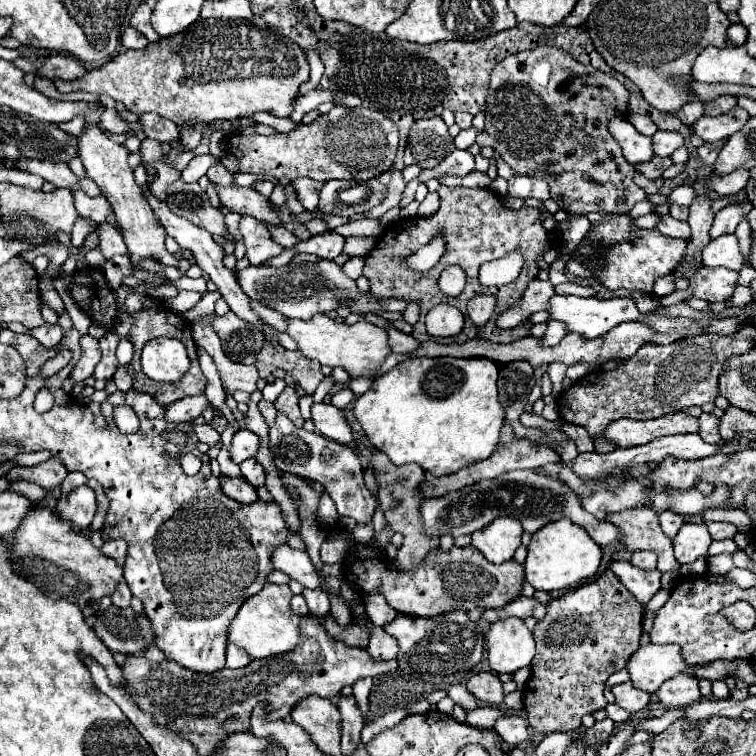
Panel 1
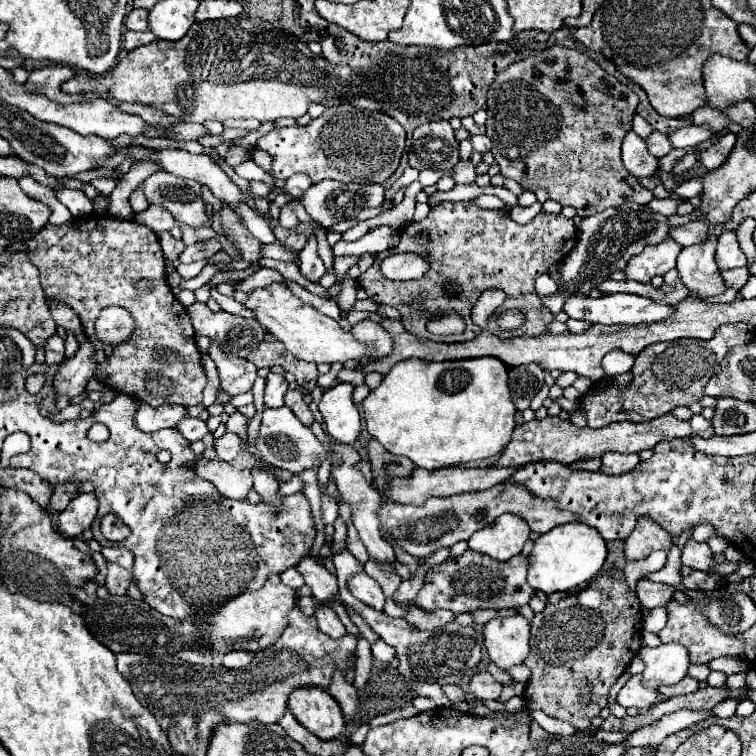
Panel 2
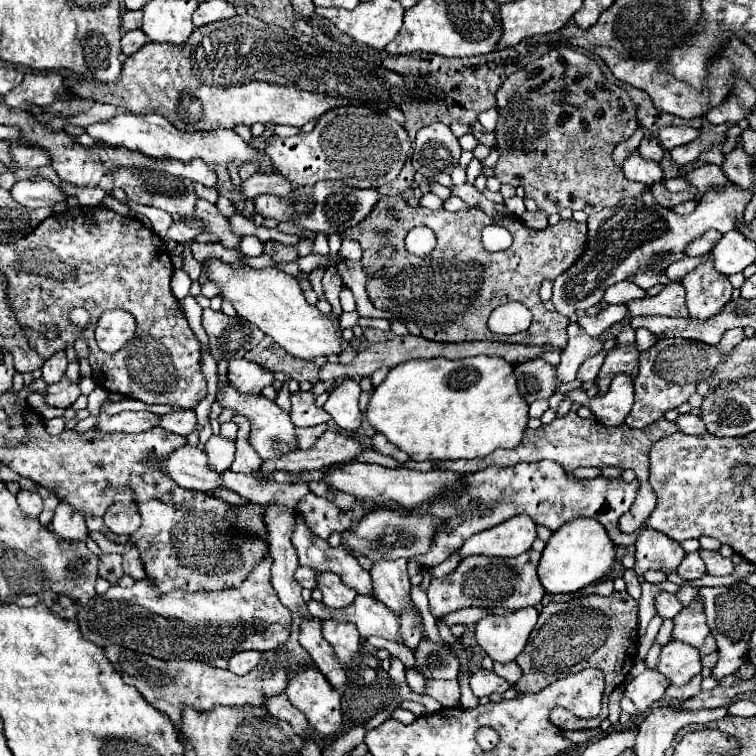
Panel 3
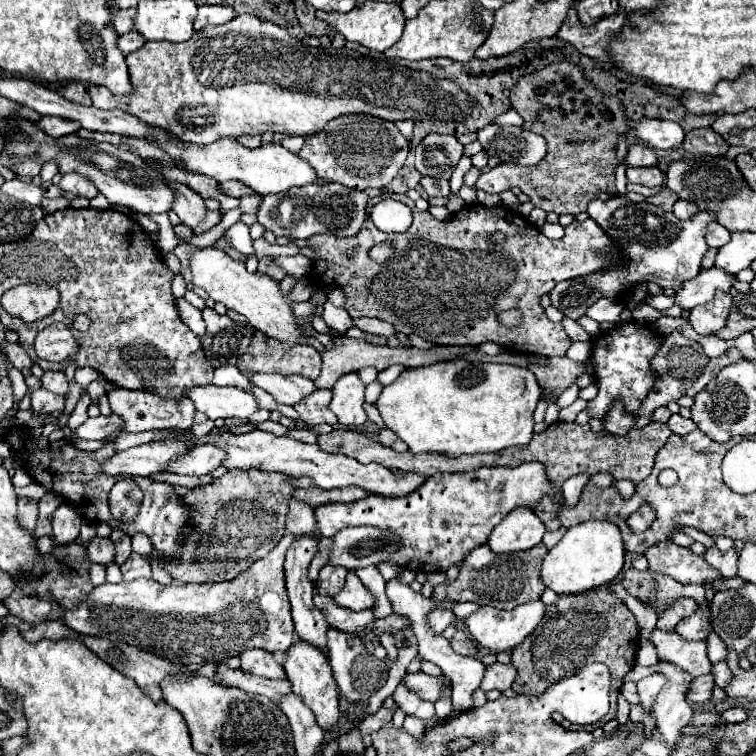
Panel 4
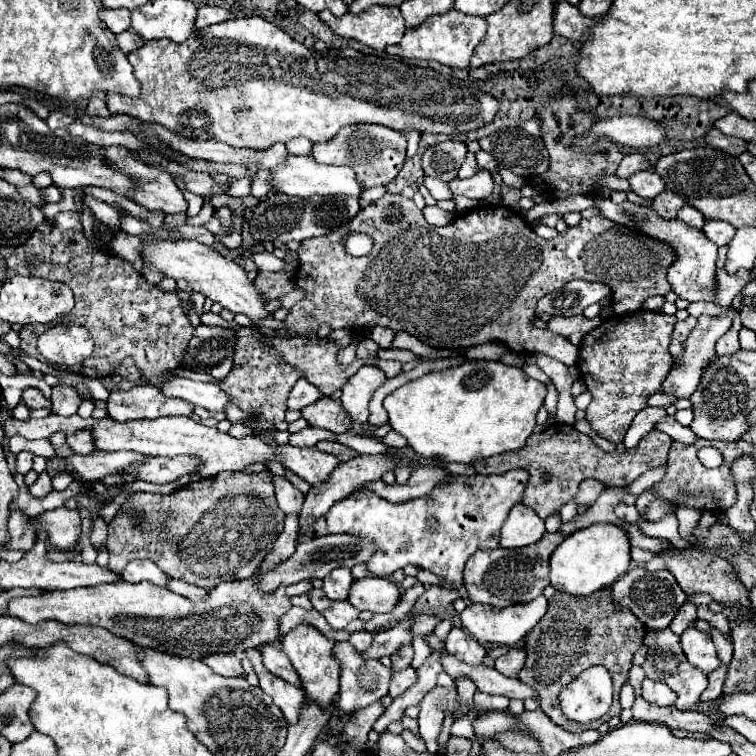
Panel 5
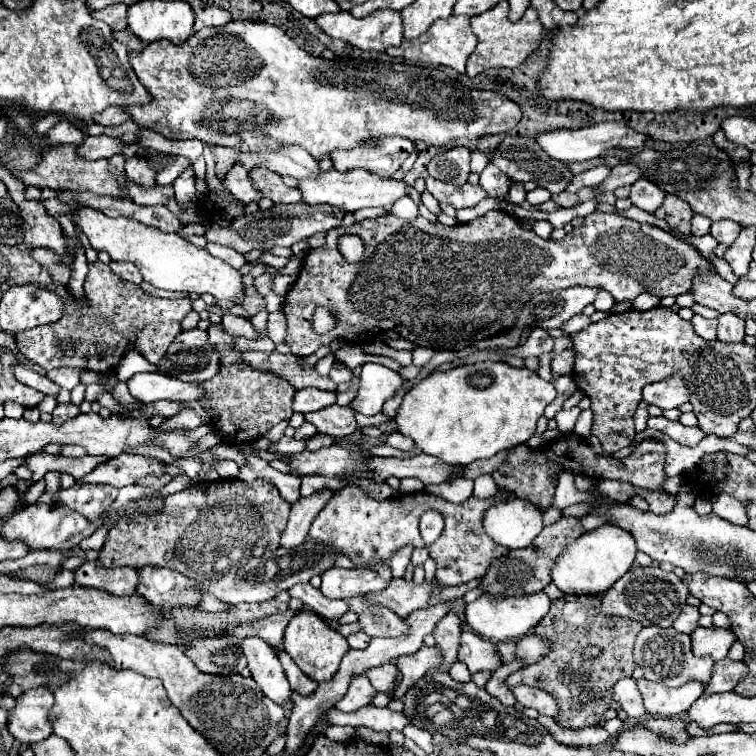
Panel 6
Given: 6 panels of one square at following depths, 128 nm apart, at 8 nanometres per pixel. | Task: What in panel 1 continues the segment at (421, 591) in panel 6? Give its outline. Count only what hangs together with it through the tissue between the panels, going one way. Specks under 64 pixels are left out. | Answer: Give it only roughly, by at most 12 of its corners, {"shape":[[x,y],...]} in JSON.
{"shape":[[286,544],[272,554],[274,568],[320,588],[320,574],[308,552]]}

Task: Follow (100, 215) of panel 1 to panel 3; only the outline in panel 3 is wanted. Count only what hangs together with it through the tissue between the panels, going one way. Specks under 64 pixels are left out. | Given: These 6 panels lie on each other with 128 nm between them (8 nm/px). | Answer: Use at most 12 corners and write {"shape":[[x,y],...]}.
{"shape":[[20,180],[12,198],[28,208],[66,200],[50,182]]}

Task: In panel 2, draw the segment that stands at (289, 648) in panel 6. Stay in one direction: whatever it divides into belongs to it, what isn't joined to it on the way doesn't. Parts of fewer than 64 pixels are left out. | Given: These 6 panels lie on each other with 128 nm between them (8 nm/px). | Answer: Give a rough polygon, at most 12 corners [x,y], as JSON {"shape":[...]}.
{"shape":[[296,688],[288,708],[320,740],[346,720],[324,688]]}

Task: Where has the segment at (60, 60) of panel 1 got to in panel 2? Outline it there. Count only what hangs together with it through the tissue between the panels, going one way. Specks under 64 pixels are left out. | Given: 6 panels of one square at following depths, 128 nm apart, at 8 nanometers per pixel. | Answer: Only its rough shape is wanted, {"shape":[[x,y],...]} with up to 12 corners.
{"shape":[[44,66],[24,84],[32,94],[54,102],[80,102],[60,86],[76,72],[68,66]]}

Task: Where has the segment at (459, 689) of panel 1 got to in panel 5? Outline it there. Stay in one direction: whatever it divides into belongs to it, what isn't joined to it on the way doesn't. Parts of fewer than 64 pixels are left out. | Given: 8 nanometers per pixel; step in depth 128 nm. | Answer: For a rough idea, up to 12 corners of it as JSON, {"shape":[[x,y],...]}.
{"shape":[[414,668],[392,674],[390,692],[396,698],[416,682]]}

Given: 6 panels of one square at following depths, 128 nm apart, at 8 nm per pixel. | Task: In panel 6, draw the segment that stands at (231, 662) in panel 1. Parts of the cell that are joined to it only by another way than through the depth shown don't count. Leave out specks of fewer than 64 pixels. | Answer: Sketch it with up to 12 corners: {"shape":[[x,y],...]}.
{"shape":[[278,652],[288,682],[294,692],[310,696],[314,682],[290,660],[286,652]]}

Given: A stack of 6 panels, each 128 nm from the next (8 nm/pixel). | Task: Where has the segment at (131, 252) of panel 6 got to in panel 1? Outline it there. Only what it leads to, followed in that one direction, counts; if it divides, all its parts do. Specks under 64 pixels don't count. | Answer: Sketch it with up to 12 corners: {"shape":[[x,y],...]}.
{"shape":[[314,314],[290,320],[298,350],[352,378],[390,354],[384,328]]}

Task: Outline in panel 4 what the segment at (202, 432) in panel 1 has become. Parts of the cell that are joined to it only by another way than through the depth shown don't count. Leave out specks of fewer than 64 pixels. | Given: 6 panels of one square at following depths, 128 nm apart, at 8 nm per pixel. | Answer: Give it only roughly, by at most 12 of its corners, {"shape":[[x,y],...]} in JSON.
{"shape":[[126,388],[108,392],[126,432],[192,428],[190,398],[164,400]]}

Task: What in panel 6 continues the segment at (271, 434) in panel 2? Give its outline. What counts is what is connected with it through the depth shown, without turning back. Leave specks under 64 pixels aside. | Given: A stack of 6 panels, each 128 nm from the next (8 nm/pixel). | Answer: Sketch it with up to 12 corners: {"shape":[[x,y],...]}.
{"shape":[[160,372],[134,374],[130,394],[156,400],[200,400],[198,382],[182,382]]}

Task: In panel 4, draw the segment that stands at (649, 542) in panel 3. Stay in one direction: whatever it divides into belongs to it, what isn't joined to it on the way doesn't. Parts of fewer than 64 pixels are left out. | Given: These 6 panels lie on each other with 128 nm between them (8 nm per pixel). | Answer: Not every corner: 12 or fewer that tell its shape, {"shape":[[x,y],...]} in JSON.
{"shape":[[672,542],[648,548],[648,570],[680,584],[720,578],[704,556]]}

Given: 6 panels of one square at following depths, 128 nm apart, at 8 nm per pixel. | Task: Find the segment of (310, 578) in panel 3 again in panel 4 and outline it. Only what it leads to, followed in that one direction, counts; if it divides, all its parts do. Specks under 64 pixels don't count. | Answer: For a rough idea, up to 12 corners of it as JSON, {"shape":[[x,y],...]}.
{"shape":[[324,566],[318,584],[328,596],[344,588],[346,568]]}

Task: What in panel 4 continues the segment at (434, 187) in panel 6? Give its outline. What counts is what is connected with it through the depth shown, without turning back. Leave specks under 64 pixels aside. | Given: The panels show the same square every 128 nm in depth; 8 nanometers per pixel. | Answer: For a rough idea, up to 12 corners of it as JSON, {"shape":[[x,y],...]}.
{"shape":[[556,62],[518,80],[512,106],[542,132],[536,166],[500,164],[474,188],[518,186],[580,214],[616,196],[622,104]]}

